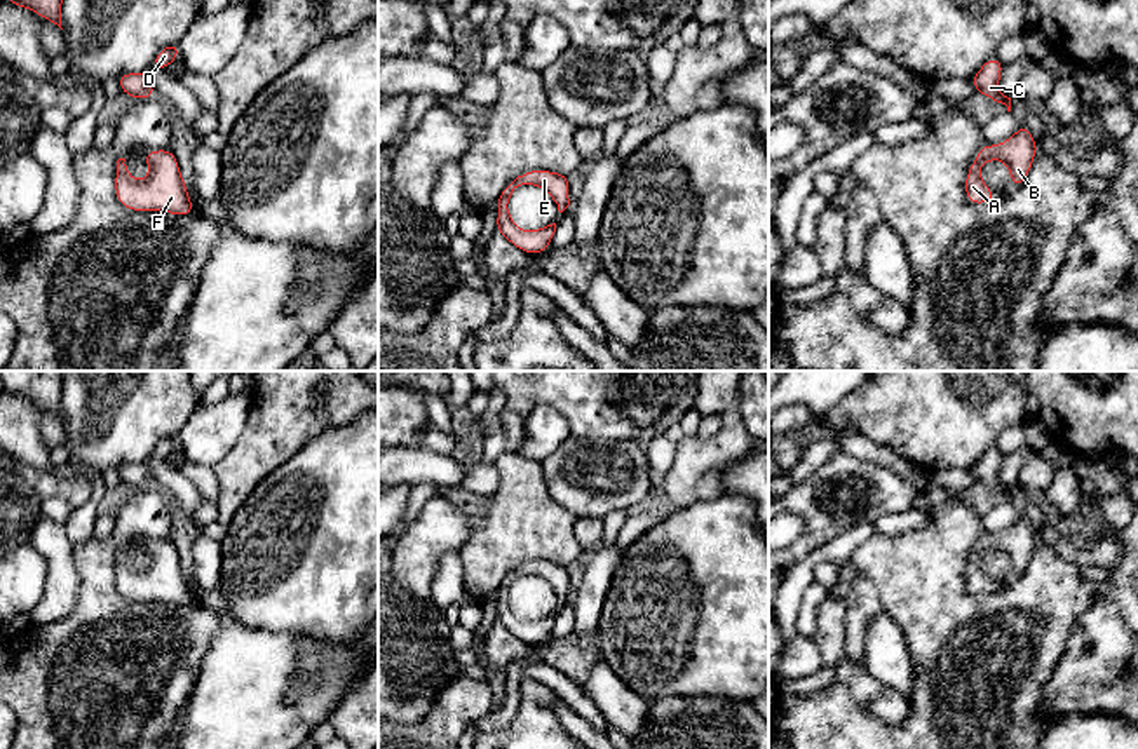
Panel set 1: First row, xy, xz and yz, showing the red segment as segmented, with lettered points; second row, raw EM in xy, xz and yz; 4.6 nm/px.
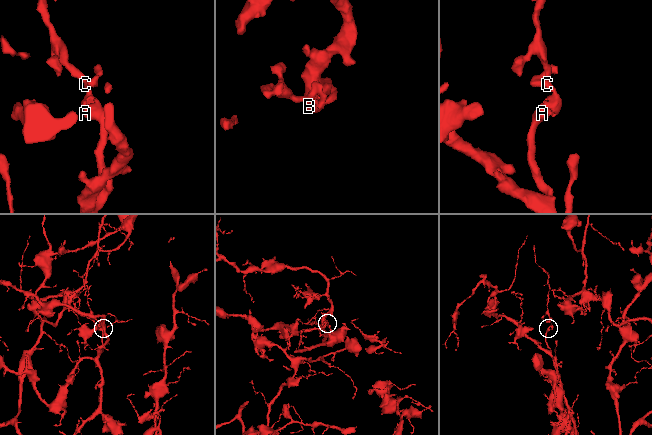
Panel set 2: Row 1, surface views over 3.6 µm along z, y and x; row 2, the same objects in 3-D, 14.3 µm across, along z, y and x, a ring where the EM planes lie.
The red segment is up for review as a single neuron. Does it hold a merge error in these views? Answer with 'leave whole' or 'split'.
leave whole

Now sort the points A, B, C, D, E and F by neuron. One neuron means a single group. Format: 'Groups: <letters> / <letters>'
Groups: A B C D E F

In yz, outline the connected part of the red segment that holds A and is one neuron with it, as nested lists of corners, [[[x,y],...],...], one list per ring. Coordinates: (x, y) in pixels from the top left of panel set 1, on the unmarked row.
[[[1019,516],[1016,524],[1002,535],[983,535],[965,566],[967,590],[972,594],[988,594],[997,587],[997,584],[993,584],[979,566],[983,554],[993,549],[1007,554],[1011,575],[1013,578],[1018,578],[1030,563],[1037,536],[1039,533],[1032,530],[1028,516]]]

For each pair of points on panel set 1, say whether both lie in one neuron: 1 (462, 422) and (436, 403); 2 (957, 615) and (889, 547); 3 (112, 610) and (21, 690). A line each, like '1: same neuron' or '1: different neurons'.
1: different neurons
2: same neuron
3: same neuron

